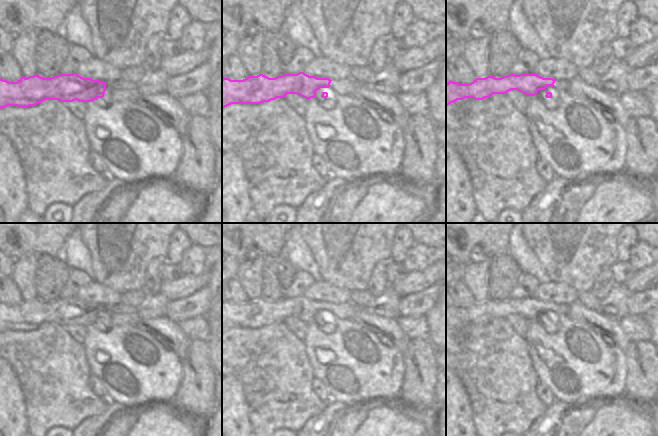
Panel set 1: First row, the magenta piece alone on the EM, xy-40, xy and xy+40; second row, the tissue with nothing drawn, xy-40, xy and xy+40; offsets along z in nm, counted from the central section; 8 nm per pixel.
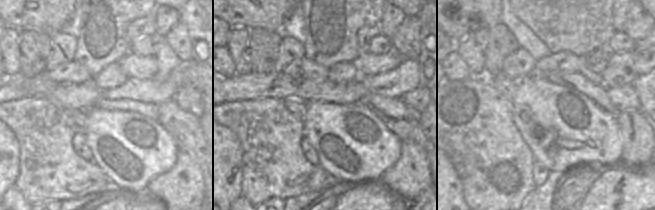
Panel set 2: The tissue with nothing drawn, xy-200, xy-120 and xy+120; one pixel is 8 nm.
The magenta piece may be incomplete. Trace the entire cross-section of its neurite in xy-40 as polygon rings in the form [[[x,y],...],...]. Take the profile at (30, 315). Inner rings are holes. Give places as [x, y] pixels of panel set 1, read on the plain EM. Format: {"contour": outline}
{"contour": [[[163,294],[150,295],[139,307],[125,304],[101,306],[83,302],[76,296],[43,302],[37,298],[21,301],[17,306],[0,302],[0,333],[7,330],[27,332],[45,324],[61,326],[91,326],[102,322],[107,328],[113,326],[136,326],[141,320],[163,318],[170,301]]]}

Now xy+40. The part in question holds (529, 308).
{"contour": [[[509,298],[501,302],[487,300],[476,302],[469,308],[459,308],[449,305],[446,308],[446,330],[465,322],[483,324],[493,318],[506,318],[511,314],[517,314],[527,320],[535,320],[539,314],[546,315],[546,322],[555,322],[554,314],[568,314],[568,306],[543,302],[537,298]]]}

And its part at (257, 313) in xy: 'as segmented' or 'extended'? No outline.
extended

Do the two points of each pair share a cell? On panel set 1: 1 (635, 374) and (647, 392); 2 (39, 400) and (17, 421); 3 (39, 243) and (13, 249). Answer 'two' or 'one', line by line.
1: one
2: two
3: one

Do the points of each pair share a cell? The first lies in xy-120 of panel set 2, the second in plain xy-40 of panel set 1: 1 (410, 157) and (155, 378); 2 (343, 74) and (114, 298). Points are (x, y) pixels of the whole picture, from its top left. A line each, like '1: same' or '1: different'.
1: different
2: different

